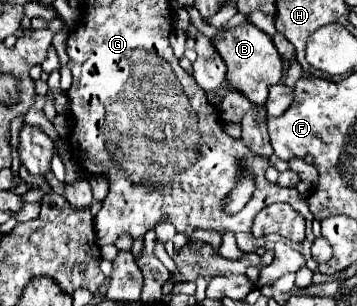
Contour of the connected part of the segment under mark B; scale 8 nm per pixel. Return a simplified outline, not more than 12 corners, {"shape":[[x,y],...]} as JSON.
{"shape":[[251,24],[211,42],[227,66],[225,86],[265,104],[283,60]]}

